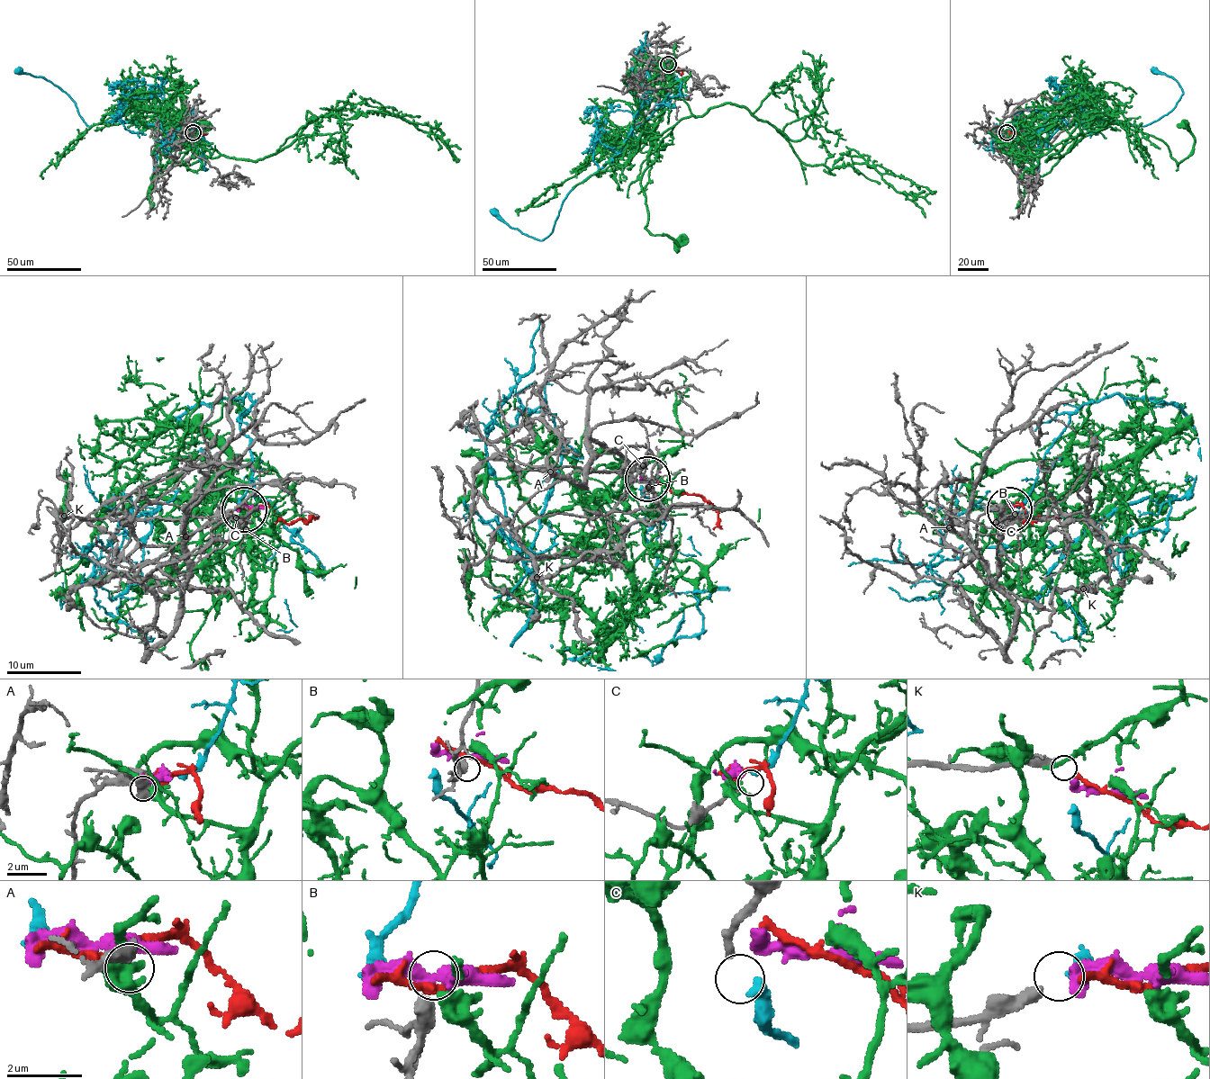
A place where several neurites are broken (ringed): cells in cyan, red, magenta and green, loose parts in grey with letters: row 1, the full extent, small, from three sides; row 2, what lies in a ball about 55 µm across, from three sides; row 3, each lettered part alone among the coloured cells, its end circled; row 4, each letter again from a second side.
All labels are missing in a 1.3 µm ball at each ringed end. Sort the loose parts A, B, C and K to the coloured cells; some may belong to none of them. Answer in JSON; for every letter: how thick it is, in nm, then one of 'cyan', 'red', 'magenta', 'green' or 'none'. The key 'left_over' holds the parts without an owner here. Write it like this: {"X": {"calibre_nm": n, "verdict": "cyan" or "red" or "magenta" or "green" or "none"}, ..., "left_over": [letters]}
{"A": {"calibre_nm": 400, "verdict": "none"}, "B": {"calibre_nm": 280, "verdict": "none"}, "C": {"calibre_nm": 200, "verdict": "cyan"}, "K": {"calibre_nm": 400, "verdict": "red"}, "left_over": ["A", "B"]}

